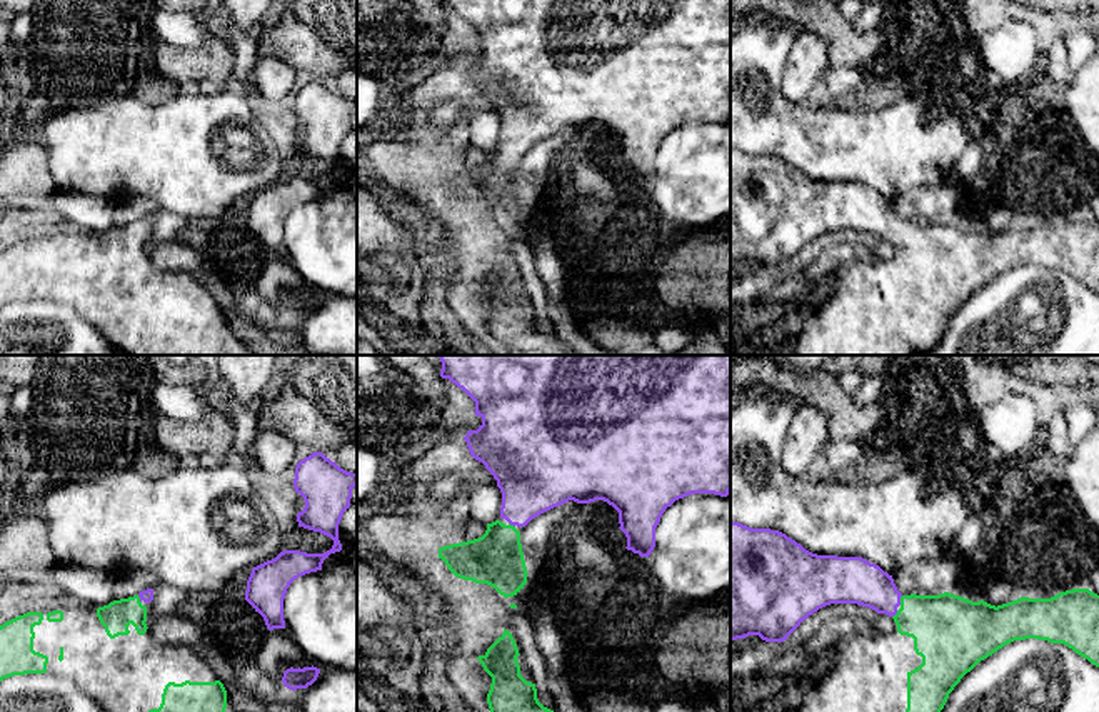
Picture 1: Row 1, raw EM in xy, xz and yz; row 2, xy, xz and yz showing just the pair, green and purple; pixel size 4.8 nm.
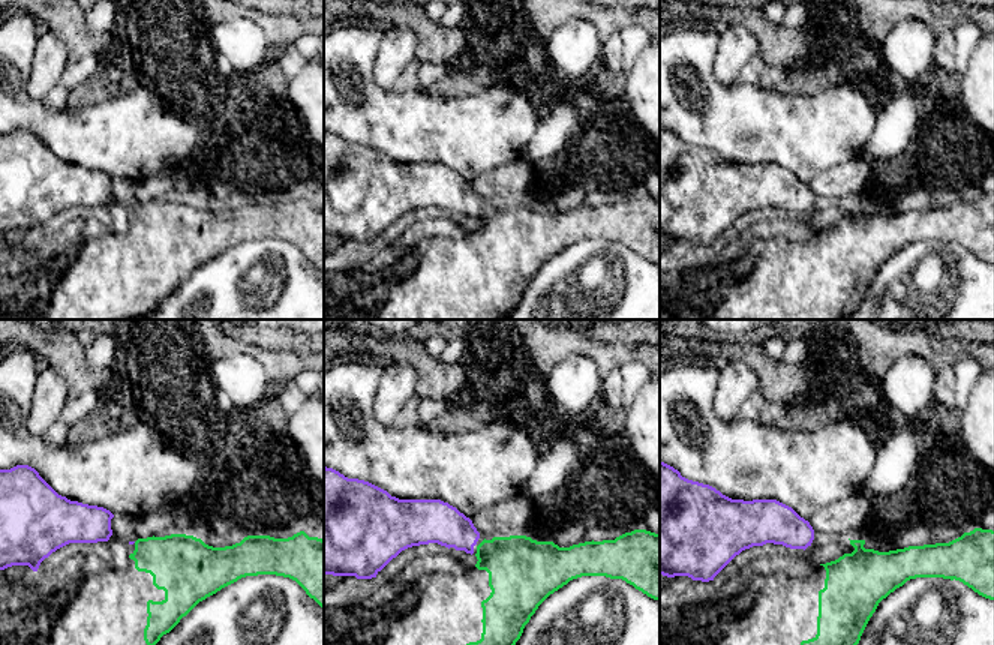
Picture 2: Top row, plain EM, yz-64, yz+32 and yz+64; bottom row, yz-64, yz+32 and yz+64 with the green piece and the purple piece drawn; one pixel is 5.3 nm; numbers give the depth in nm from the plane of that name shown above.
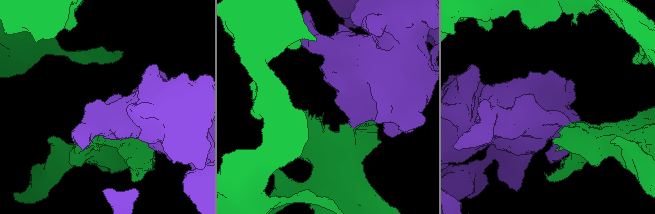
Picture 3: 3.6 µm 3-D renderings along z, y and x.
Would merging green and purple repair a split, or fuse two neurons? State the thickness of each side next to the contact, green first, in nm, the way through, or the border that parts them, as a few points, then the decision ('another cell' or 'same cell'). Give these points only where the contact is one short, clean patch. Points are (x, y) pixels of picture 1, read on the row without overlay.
calibres 320 and 220 nm; way yz (944, 254), (901, 227), (854, 207); same cell

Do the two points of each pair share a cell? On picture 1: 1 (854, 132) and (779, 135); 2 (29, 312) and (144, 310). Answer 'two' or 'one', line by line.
1: one
2: two

